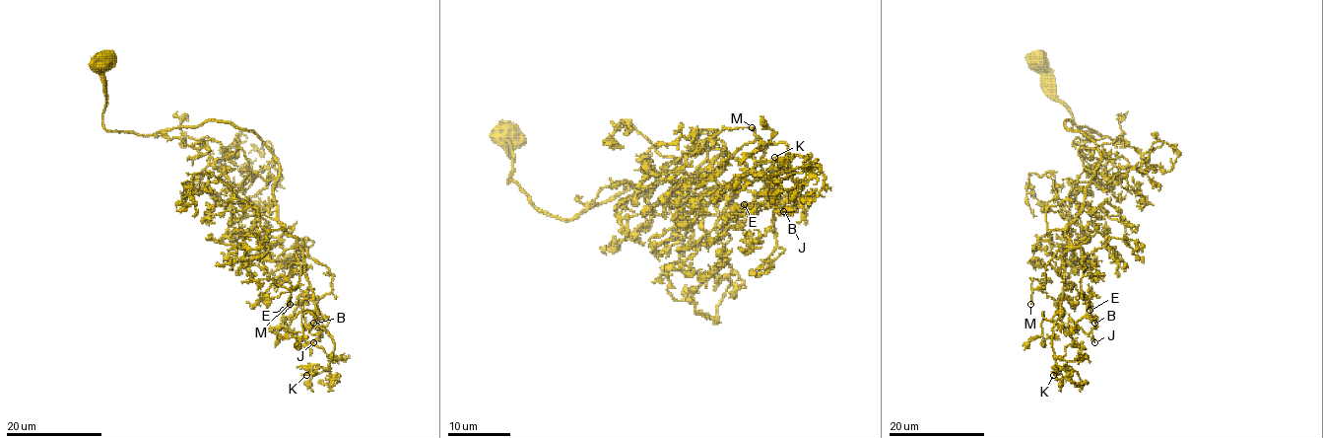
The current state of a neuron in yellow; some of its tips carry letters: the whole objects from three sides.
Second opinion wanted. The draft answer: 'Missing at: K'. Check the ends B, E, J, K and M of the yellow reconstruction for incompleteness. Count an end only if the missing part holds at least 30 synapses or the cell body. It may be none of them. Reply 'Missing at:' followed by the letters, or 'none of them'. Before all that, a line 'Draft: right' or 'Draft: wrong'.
Draft: wrong
Missing at: M

